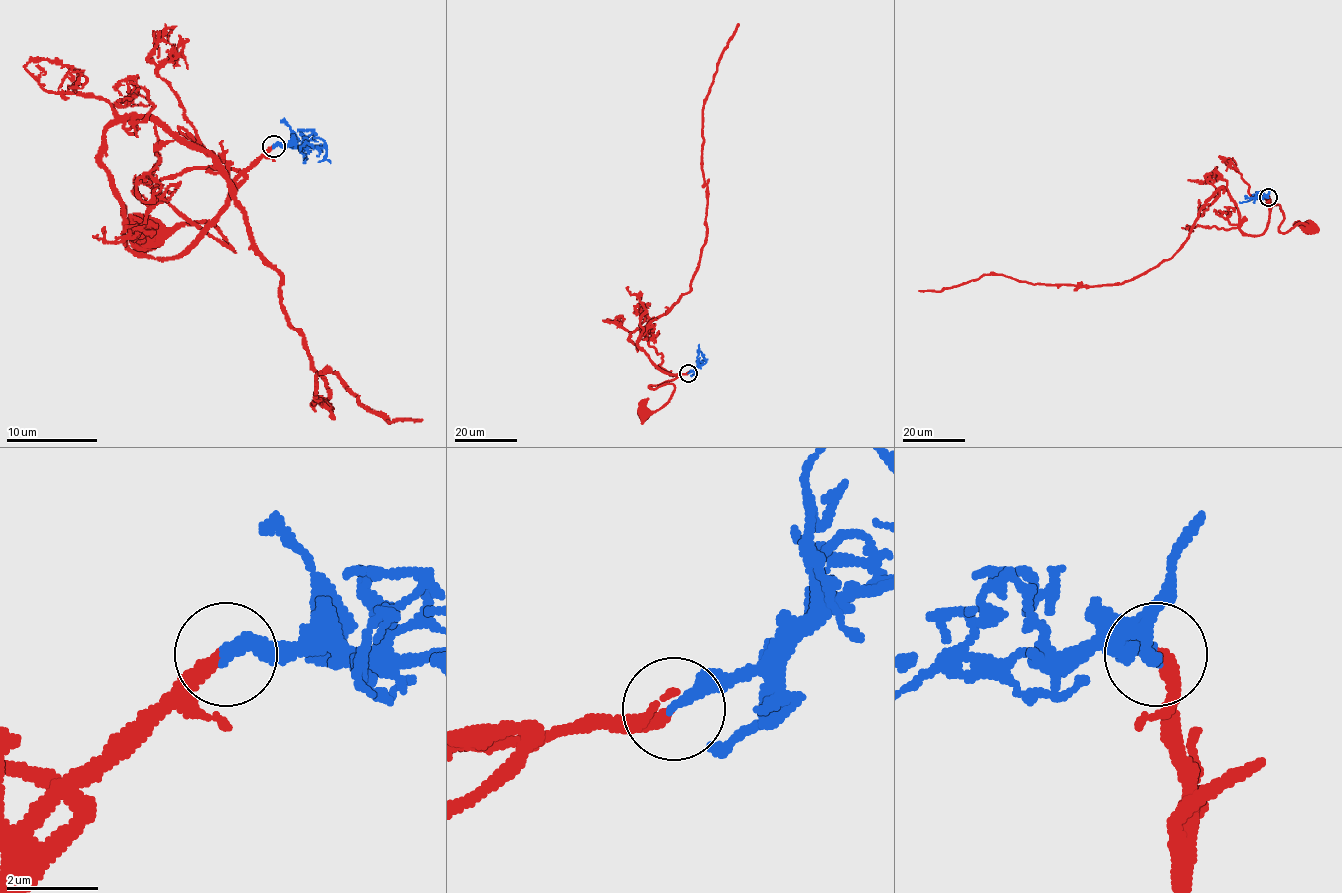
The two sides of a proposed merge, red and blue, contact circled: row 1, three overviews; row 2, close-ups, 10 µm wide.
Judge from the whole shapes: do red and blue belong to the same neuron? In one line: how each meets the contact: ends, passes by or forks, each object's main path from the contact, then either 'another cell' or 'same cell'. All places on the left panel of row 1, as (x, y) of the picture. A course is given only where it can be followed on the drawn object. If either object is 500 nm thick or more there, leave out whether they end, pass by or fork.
red ends | blue ends | red via (274, 146), (242, 171), (192, 167), (161, 183), (174, 208), (233, 251), (211, 224), (143, 230) | blue via (274, 146), (324, 144), (319, 149), (310, 144), (304, 144), (299, 149) | same cell

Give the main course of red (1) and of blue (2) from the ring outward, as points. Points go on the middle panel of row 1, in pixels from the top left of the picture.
1: (688, 373), (649, 386), (654, 388), (672, 384), (674, 392), (658, 409), (643, 412)
2: (688, 373), (705, 362), (701, 351), (697, 352)

